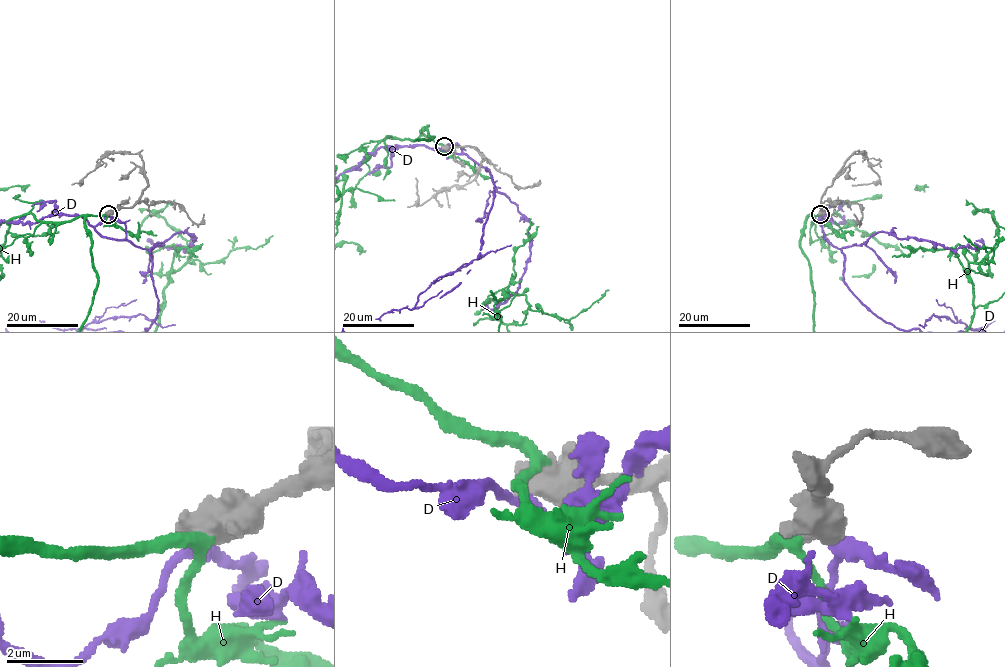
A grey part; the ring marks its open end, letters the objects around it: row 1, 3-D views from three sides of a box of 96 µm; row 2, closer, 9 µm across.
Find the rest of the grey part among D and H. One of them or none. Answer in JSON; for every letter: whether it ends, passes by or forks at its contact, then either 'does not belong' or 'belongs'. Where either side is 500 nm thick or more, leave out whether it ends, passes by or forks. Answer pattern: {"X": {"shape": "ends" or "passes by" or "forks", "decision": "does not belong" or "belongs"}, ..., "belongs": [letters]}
{"D": {"decision": "does not belong"}, "H": {"decision": "belongs"}, "belongs": ["H"]}

